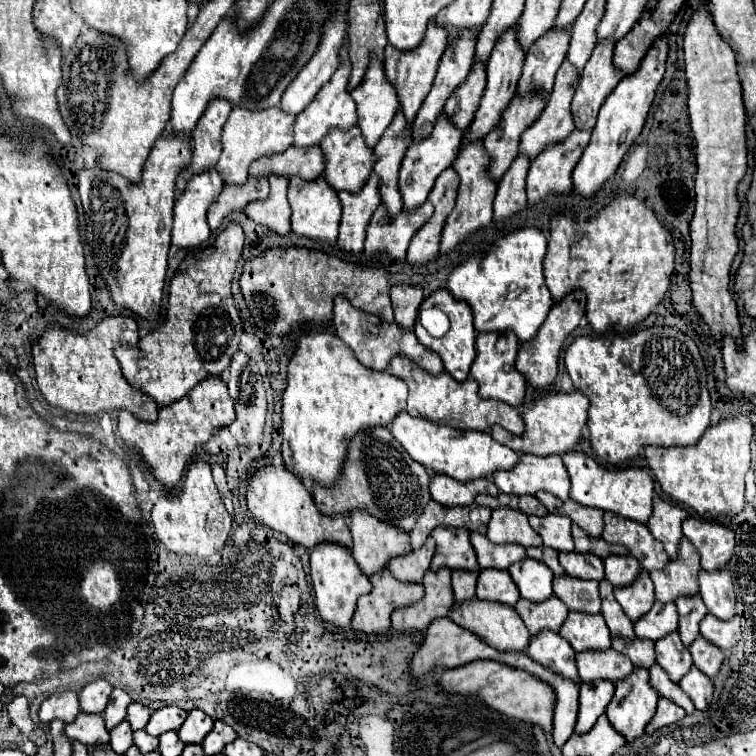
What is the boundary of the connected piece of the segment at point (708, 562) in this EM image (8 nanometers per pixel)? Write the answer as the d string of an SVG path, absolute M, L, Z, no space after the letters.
M688 517L682 523L684 535L694 543L706 571L722 569L734 555L734 531L716 521Z

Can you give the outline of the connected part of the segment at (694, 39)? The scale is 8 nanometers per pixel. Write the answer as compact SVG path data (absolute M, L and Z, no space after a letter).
M700 7L692 21L688 23L686 37L684 37L684 63L686 63L686 81L688 81L688 111L690 111L690 127L692 137L696 141L696 213L690 221L690 237L692 237L692 249L690 249L690 287L694 295L694 307L698 309L704 323L710 325L714 339L720 343L722 335L732 335L736 343L742 343L740 333L740 321L738 321L738 309L734 295L730 291L730 269L734 255L738 253L738 237L736 237L736 221L740 213L740 201L738 201L738 183L742 181L746 173L746 111L742 105L742 87L736 73L736 59L732 49L720 39L720 35L714 29L712 17L706 11L706 7Z

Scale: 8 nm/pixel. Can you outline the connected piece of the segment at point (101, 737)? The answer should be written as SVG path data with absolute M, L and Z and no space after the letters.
M80 713L72 723L66 725L66 735L72 741L78 739L84 745L96 745L96 743L110 741L104 719L102 715L96 715L96 713Z

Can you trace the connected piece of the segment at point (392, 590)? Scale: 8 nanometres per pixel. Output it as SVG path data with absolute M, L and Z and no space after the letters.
M388 569L370 577L374 589L358 599L352 627L364 633L384 633L390 629L390 613L396 607L420 601L424 587L420 583L402 583Z

